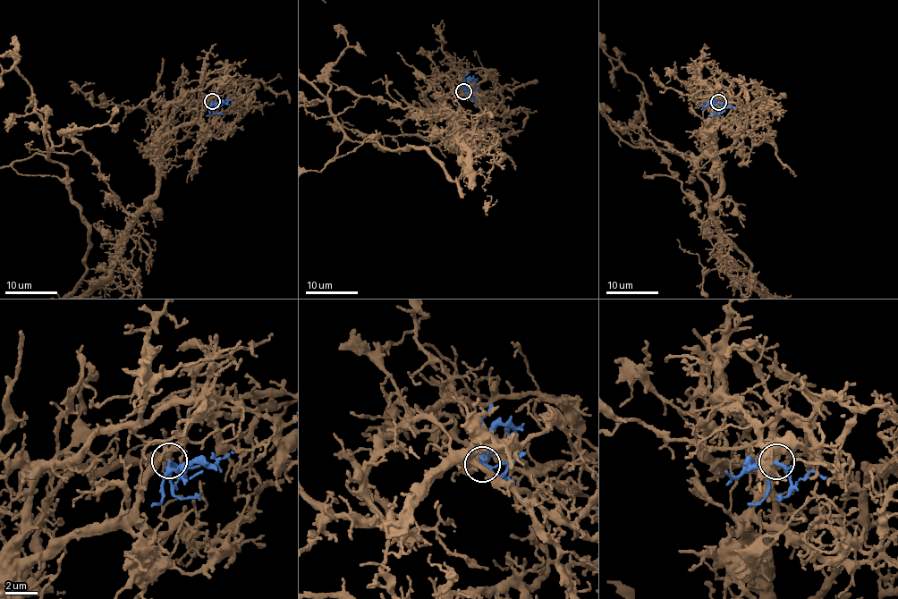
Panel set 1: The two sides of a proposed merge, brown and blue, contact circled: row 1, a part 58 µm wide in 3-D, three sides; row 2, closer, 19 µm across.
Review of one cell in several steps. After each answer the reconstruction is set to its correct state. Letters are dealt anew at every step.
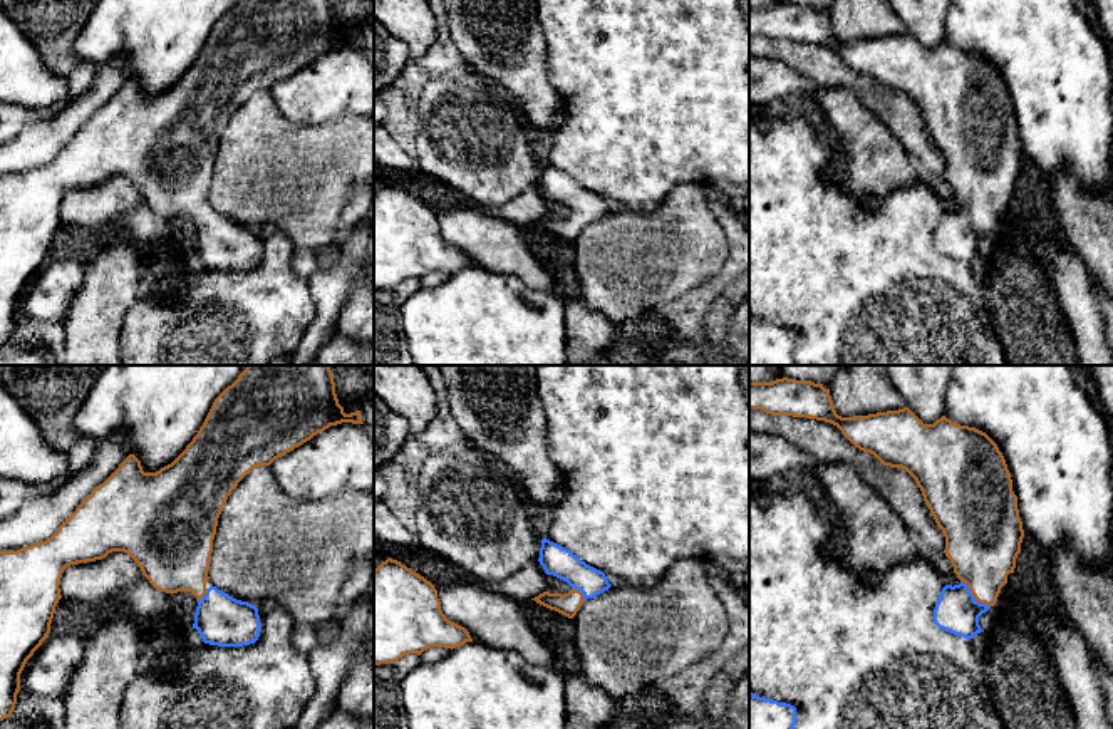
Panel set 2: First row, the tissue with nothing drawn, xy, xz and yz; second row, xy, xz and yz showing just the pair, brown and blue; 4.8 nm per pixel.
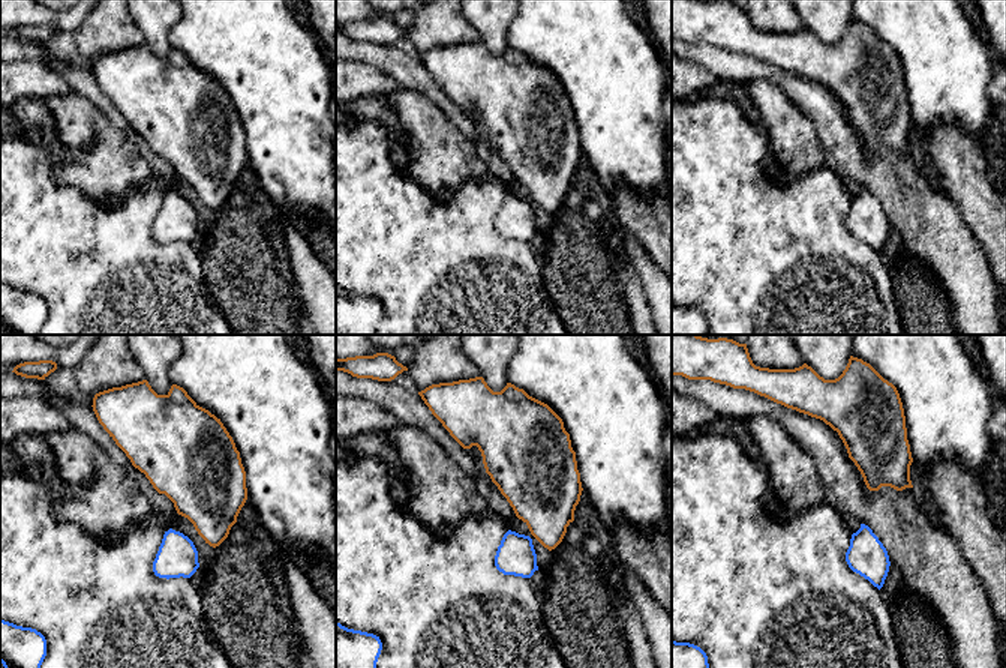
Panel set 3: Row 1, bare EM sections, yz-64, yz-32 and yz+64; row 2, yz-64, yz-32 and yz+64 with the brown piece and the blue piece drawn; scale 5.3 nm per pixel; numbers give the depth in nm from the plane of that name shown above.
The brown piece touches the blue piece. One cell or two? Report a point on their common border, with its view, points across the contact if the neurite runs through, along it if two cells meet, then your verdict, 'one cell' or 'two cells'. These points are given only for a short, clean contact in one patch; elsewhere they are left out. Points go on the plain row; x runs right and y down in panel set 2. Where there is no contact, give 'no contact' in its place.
yz (974, 222) | across yz (983, 171), (983, 200), (974, 222), (956, 235) | one cell

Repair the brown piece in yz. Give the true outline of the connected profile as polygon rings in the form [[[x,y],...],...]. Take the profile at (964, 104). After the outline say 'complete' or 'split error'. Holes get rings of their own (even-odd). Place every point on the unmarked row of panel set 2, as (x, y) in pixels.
[[[788,2],[749,7],[749,34],[830,47],[883,90],[905,94],[942,154],[944,178],[960,204],[942,213],[934,248],[967,265],[984,256],[979,241],[1014,198],[1024,163],[1011,97],[986,57],[945,40],[924,49],[909,32],[841,42],[830,13]]]; split error

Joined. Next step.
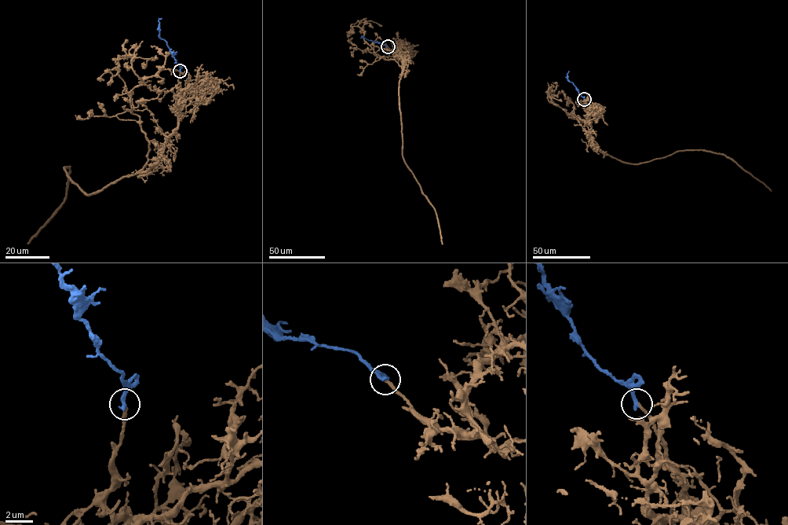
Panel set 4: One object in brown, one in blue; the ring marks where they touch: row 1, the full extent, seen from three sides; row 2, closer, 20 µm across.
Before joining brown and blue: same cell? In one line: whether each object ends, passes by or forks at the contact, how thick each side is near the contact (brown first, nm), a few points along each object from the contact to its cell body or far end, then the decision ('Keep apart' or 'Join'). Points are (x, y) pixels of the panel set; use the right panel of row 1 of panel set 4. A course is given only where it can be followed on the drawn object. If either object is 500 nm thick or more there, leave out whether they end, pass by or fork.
At the ring brown ends. At the ring blue ends. Thickness 240 nm (brown) against 280 nm. Course of brown: (584, 99), (590, 111), (591, 141), (600, 152), (632, 163), (681, 151), (723, 153), (771, 191). Course of blue: (584, 99), (567, 78), (569, 71). Join

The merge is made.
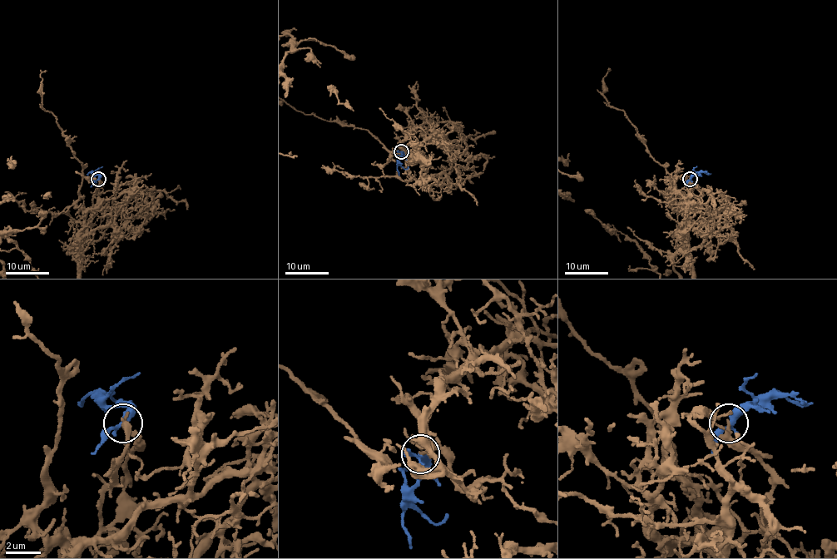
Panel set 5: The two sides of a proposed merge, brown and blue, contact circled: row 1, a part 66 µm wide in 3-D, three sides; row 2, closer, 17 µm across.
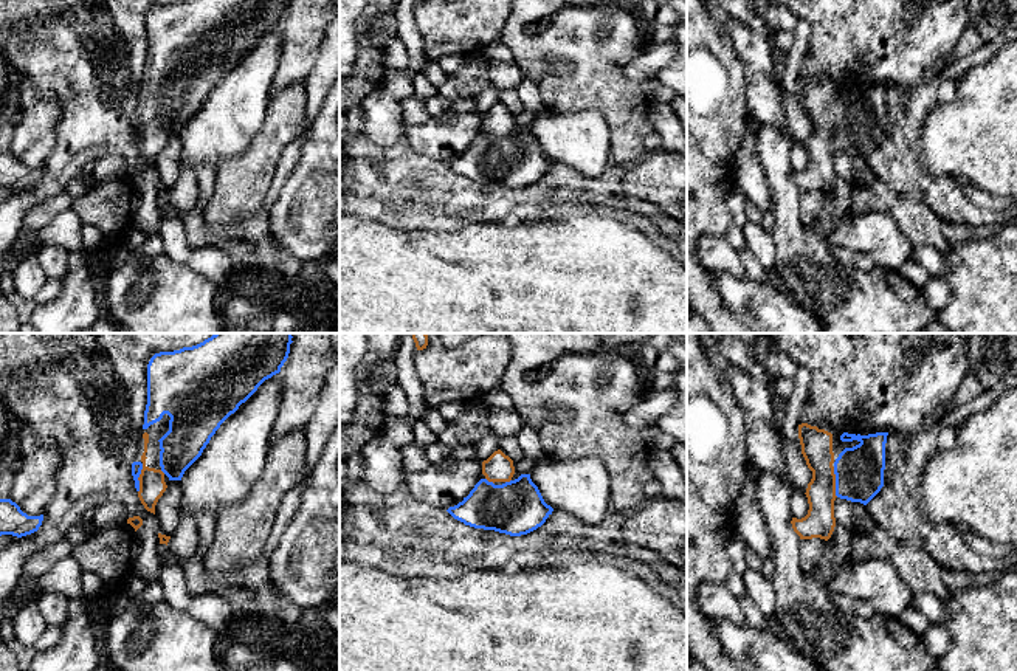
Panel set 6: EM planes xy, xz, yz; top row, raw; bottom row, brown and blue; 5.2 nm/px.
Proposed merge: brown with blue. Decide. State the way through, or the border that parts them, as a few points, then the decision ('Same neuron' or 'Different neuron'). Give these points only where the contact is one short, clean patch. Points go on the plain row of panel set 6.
Path across: yz (816, 96), (822, 123), (834, 135), (850, 132), (859, 124). Same neuron

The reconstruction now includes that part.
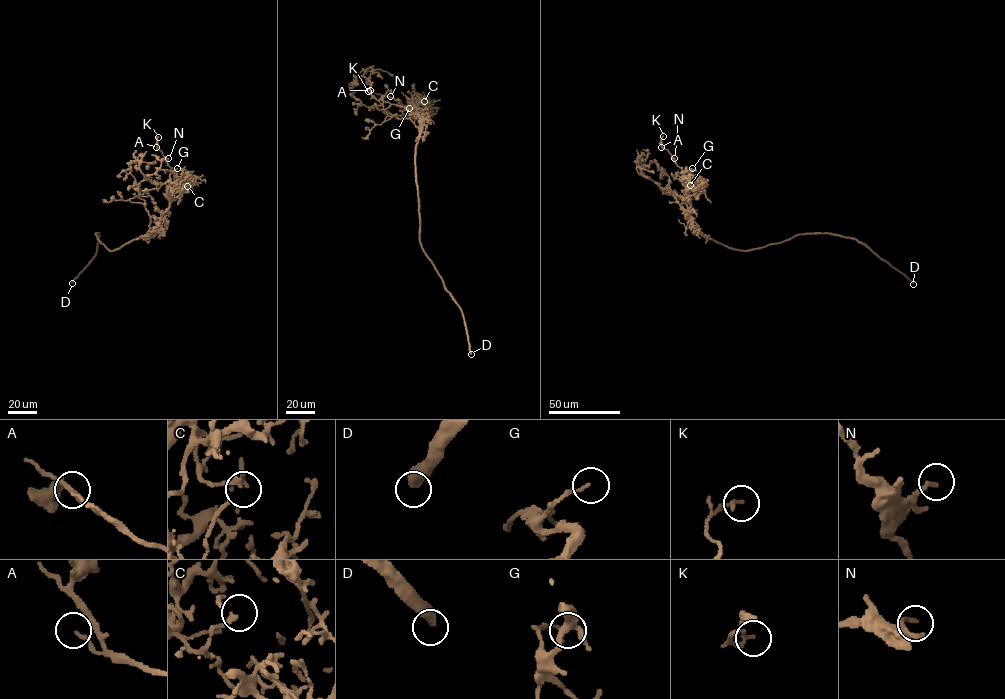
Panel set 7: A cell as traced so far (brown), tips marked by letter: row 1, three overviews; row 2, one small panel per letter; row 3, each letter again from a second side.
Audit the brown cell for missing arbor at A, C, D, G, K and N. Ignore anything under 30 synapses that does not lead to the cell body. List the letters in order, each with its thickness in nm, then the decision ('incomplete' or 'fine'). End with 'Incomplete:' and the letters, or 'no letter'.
A: 140 nm thick; fine
C: 150 nm thick; fine
D: 440 nm thick; incomplete
G: 90 nm thick; fine
K: 180 nm thick; fine
N: 150 nm thick; fine
Incomplete: D

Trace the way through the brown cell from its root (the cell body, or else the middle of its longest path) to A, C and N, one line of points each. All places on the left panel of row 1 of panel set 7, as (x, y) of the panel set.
A: (112, 251), (151, 234), (169, 206), (171, 169), (156, 147)
C: (112, 251), (154, 231), (169, 206), (171, 192), (183, 182), (187, 186)
N: (112, 251), (155, 230), (169, 206), (168, 158)

